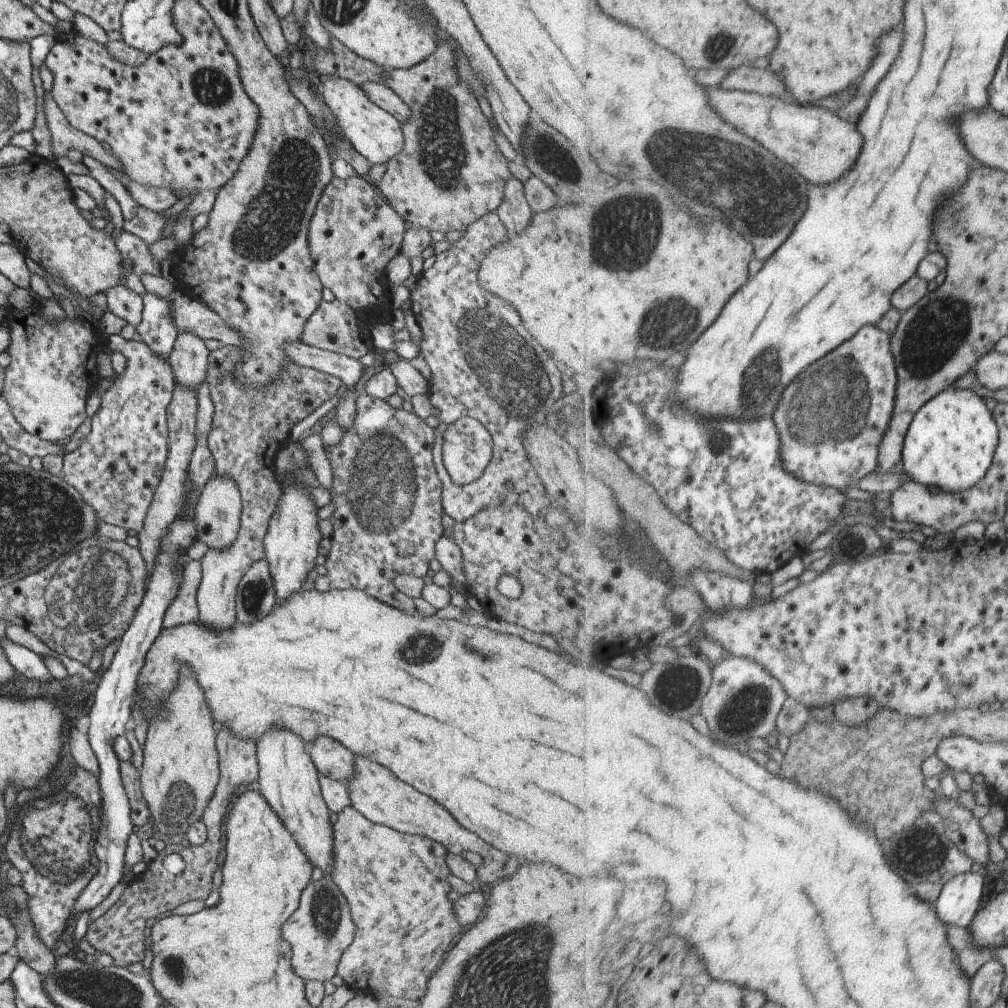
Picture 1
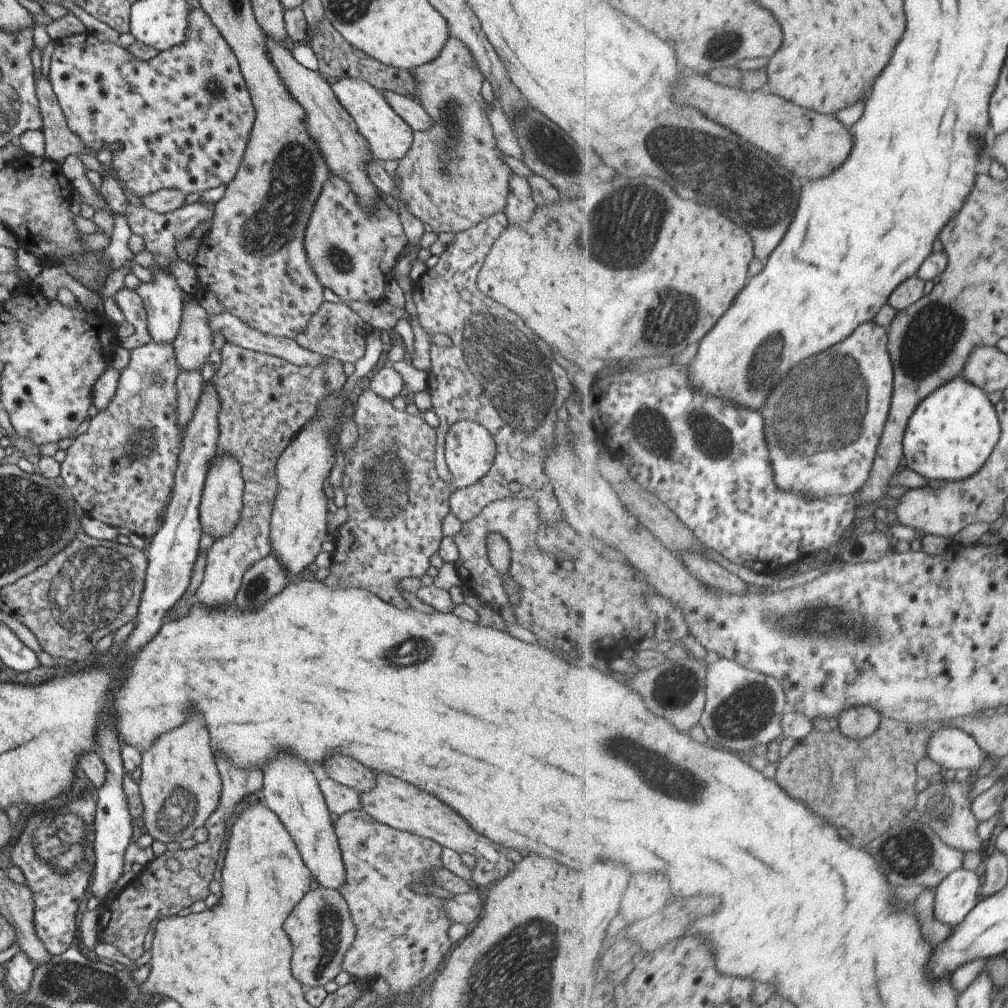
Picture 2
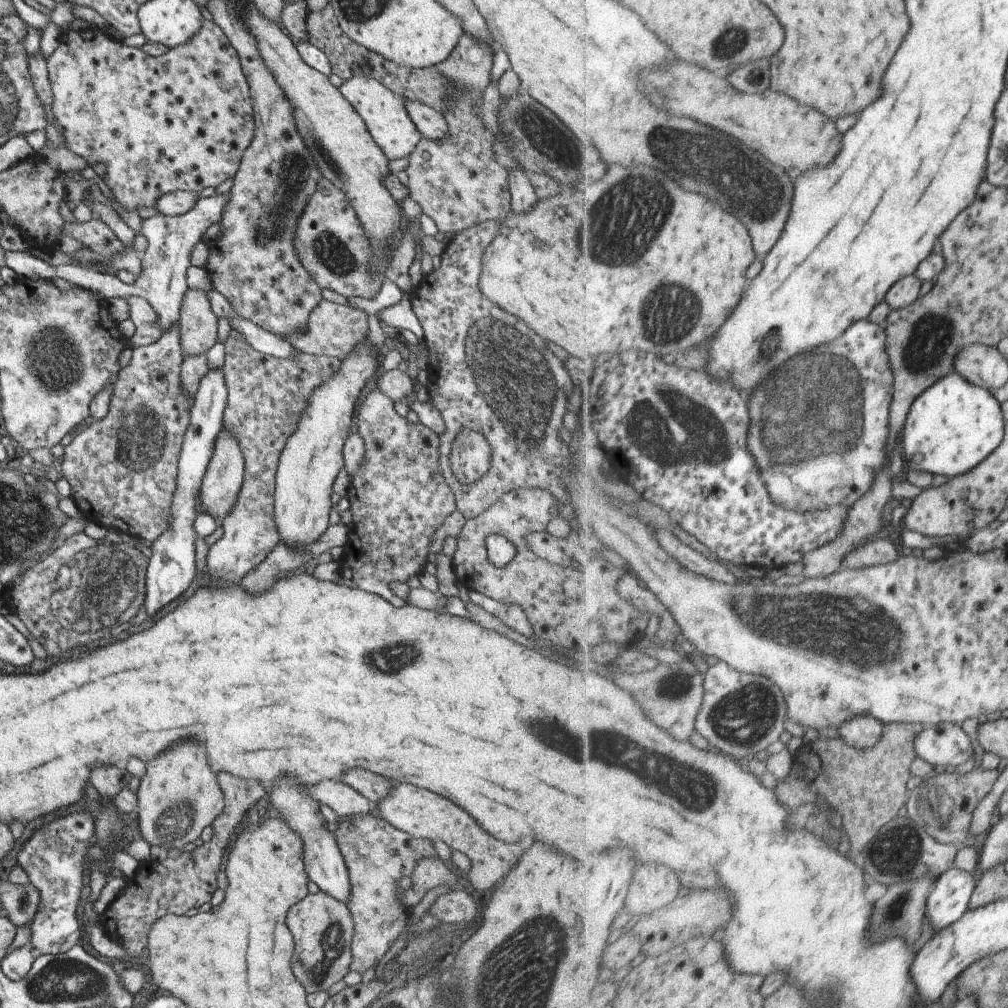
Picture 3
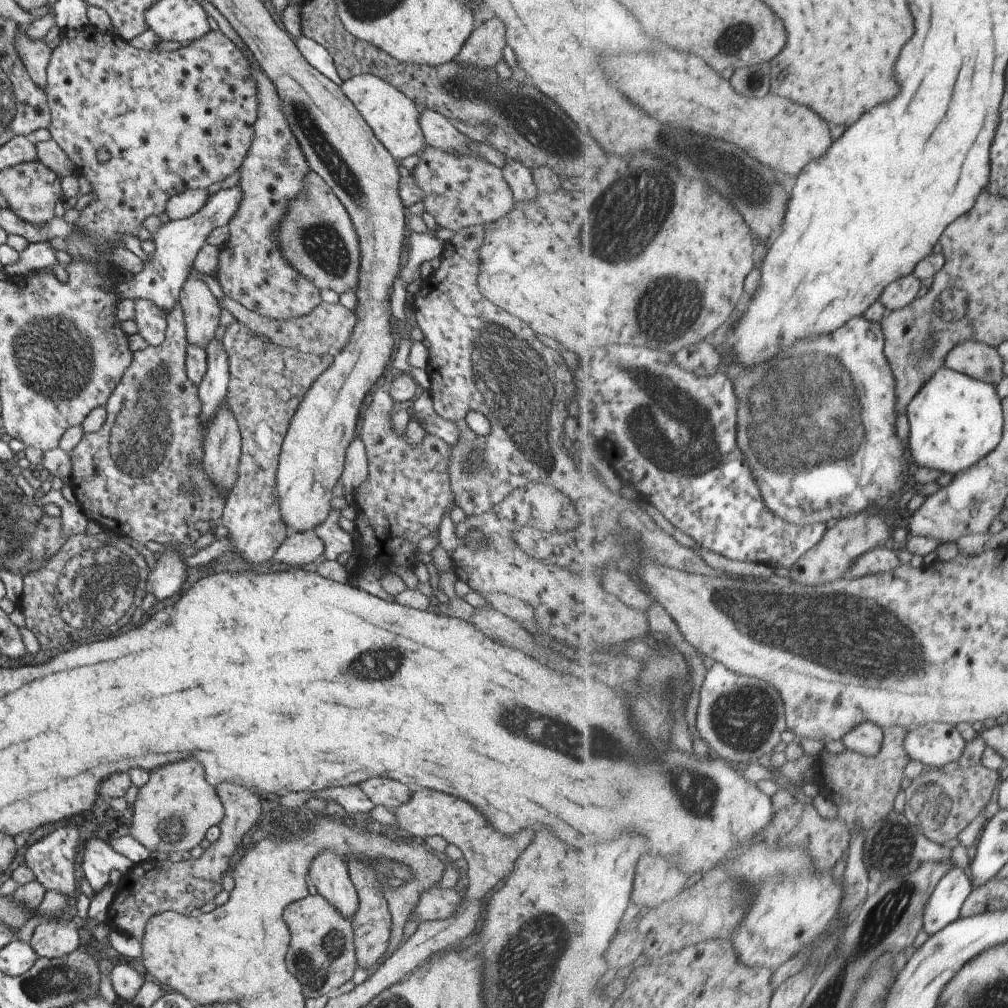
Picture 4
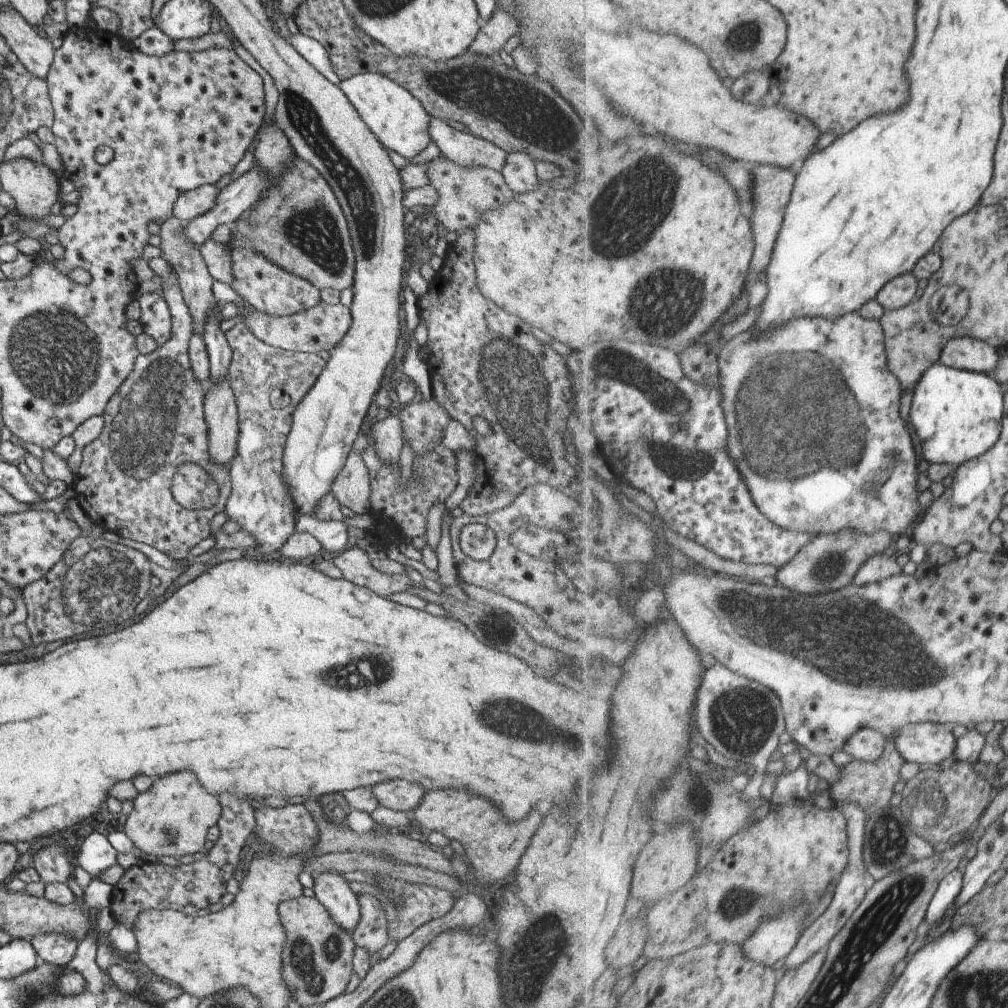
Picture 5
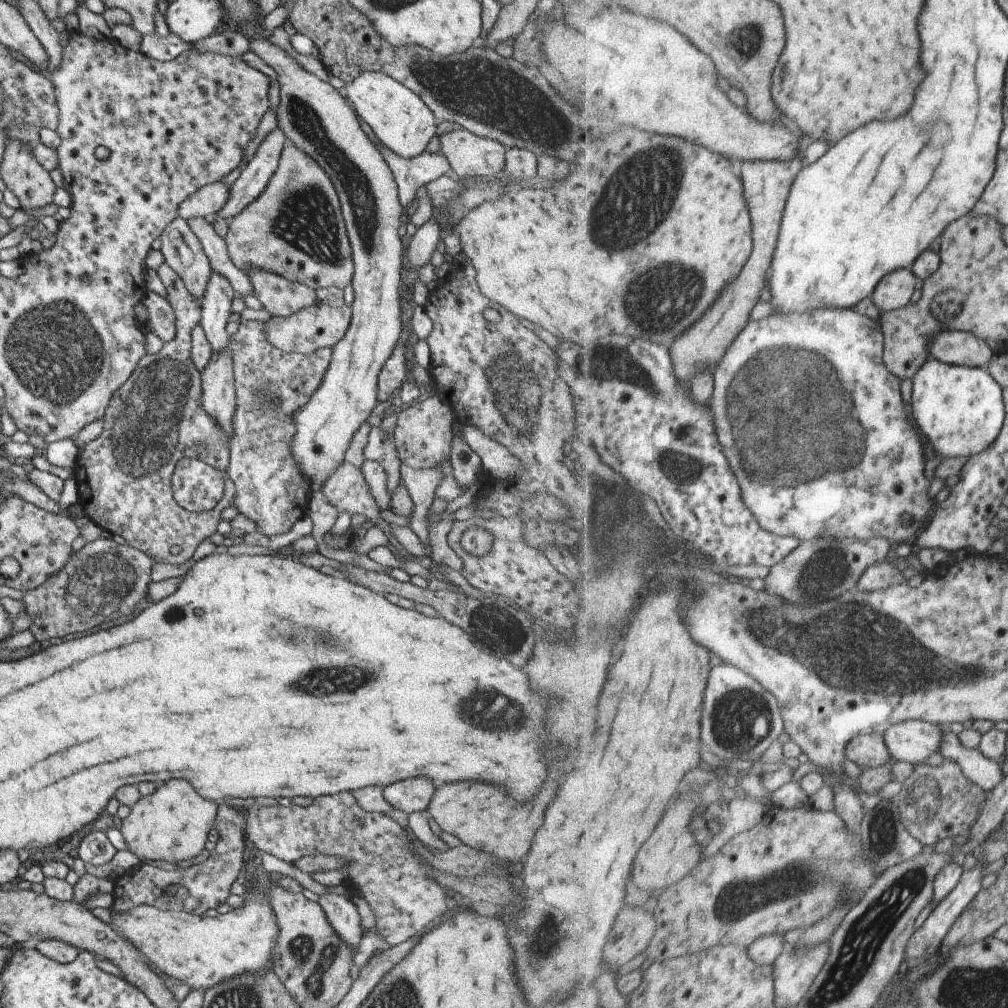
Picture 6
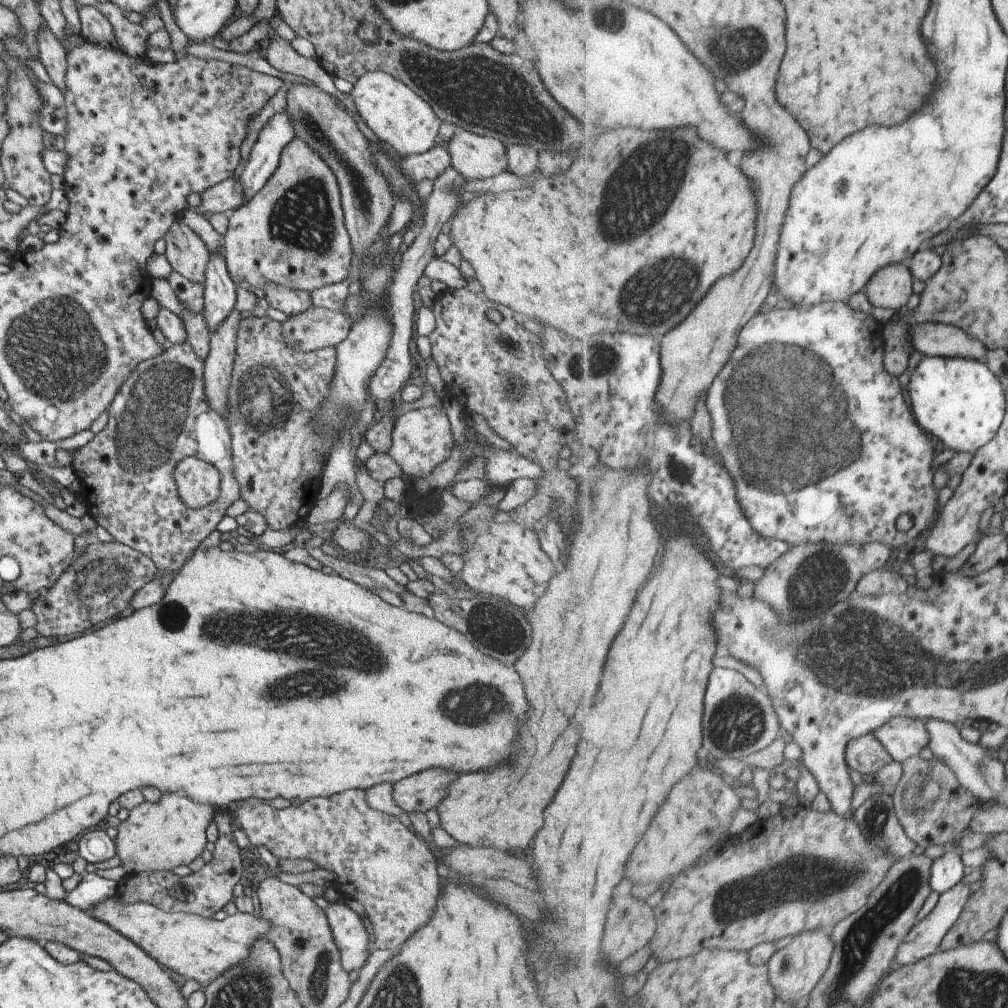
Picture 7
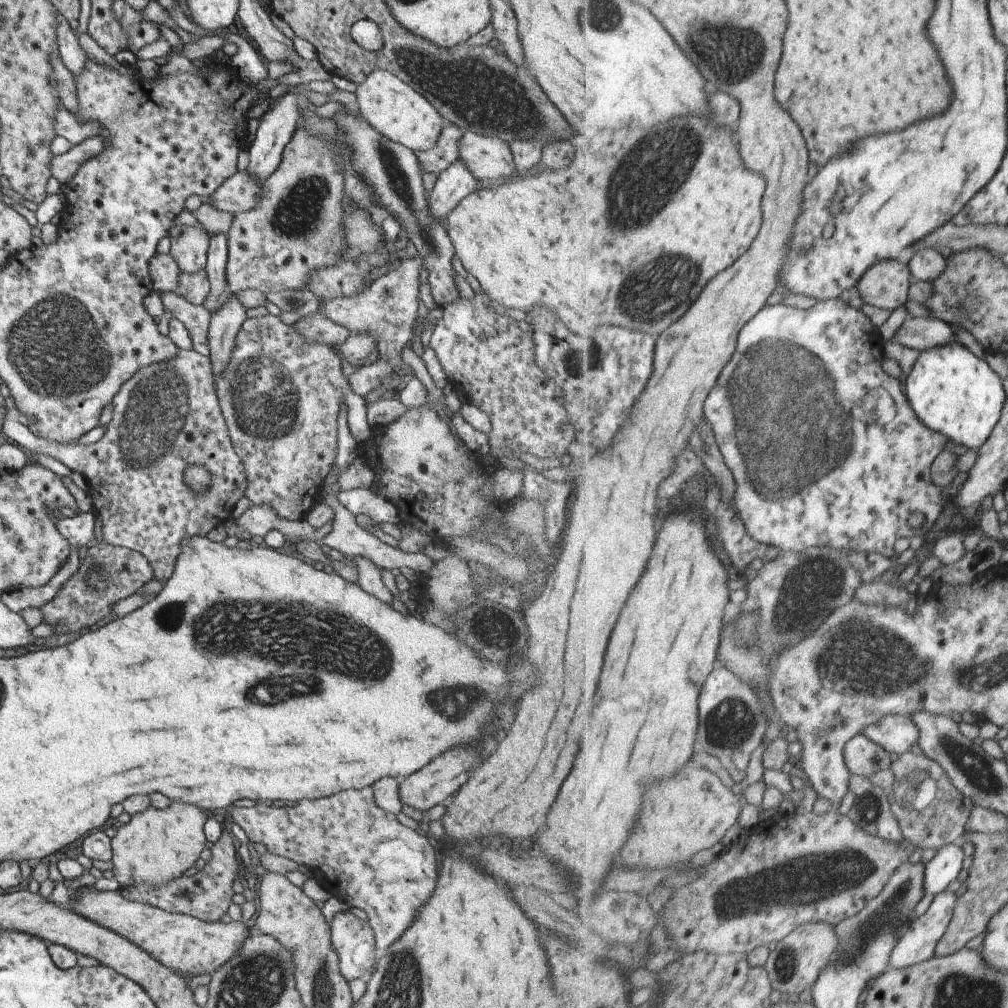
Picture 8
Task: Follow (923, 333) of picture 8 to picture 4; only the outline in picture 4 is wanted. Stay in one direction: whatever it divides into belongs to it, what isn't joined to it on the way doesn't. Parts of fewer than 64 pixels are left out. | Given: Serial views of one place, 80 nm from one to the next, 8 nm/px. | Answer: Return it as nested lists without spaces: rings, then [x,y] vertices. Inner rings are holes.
[[[970,340],[953,347],[945,366],[997,385],[1005,376],[1003,362],[998,349],[981,341]]]

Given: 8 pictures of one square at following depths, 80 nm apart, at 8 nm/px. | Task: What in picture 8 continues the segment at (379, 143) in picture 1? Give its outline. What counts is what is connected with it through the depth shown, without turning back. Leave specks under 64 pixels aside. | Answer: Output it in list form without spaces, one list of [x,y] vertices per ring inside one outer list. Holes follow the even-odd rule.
[[[381,69],[371,71],[354,91],[359,114],[381,136],[402,144],[410,151],[426,151],[435,146],[440,130],[445,124],[442,116],[408,84],[394,74]]]

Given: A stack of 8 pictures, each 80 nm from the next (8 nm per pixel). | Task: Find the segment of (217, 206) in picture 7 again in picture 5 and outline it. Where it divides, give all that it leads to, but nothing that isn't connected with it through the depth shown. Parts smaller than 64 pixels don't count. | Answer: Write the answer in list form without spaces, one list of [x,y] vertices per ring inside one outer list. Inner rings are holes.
[[[201,185],[180,194],[171,205],[171,214],[184,224],[213,209],[220,190],[210,185]]]

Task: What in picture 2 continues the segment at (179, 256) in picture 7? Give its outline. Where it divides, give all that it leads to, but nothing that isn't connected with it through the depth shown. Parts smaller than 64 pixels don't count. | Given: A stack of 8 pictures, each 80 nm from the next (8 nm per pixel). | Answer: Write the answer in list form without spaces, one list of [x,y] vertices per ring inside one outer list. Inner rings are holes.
[[[189,295],[188,301],[182,306],[176,337],[172,340],[179,371],[200,370],[212,351],[213,335],[207,322],[208,316],[194,295]]]

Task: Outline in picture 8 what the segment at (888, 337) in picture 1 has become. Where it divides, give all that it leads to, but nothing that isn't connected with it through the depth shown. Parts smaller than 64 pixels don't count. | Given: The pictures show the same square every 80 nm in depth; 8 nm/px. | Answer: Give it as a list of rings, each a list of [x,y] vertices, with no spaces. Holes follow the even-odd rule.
[[[841,298],[818,301],[808,309],[797,309],[780,303],[766,305],[741,330],[736,354],[725,365],[716,387],[709,393],[704,414],[705,420],[712,426],[712,434],[723,453],[723,460],[735,480],[736,490],[733,500],[739,517],[755,540],[779,548],[783,554],[799,553],[815,547],[833,547],[857,553],[884,554],[890,559],[897,556],[895,542],[899,538],[916,538],[921,541],[931,532],[948,499],[944,499],[942,488],[931,480],[929,468],[943,452],[948,438],[929,428],[917,416],[905,391],[904,379],[891,376],[884,369],[885,342],[879,328],[865,313],[861,309],[853,308]],[[913,511],[921,512],[925,516],[925,522],[918,529],[909,528],[906,522]]]

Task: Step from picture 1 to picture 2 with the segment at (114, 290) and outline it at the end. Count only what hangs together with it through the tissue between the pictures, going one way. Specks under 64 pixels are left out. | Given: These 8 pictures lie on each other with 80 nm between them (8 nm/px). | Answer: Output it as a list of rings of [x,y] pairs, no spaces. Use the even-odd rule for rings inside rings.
[[[125,287],[119,289],[113,298],[117,306],[121,309],[124,319],[133,326],[135,335],[123,337],[119,340],[119,346],[126,349],[140,347],[152,340],[146,325],[146,310],[143,306],[141,297]]]

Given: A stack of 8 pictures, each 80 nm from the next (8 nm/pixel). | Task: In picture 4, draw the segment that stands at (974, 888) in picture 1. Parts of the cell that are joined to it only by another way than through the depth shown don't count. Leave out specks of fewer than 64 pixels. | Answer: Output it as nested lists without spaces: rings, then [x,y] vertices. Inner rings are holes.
[[[953,867],[931,896],[924,917],[924,931],[935,935],[959,919],[965,900],[973,893],[973,880],[965,870]]]

